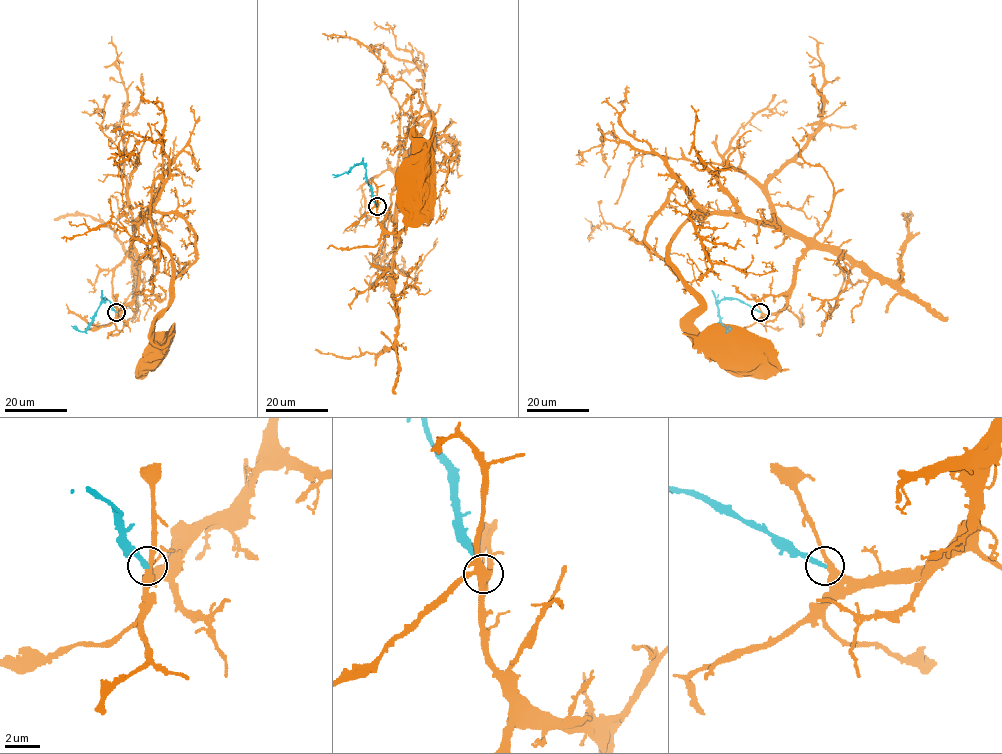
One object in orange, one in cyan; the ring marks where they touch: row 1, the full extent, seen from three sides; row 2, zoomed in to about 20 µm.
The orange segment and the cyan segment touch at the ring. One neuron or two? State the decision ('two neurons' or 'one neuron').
one neuron

